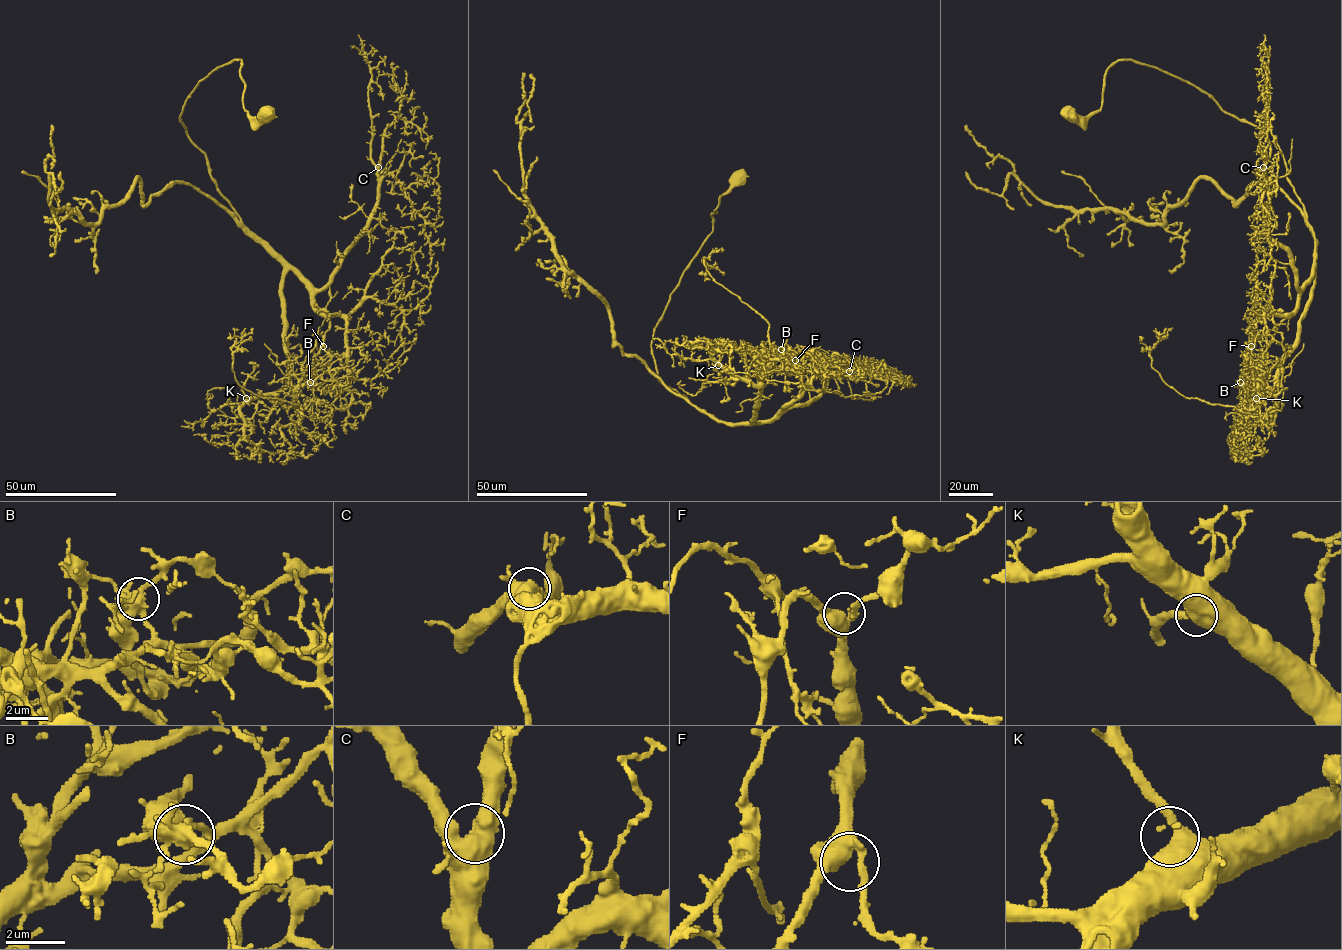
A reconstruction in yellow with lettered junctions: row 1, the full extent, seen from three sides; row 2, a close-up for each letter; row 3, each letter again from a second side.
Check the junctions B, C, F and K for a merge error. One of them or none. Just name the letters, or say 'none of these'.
B

